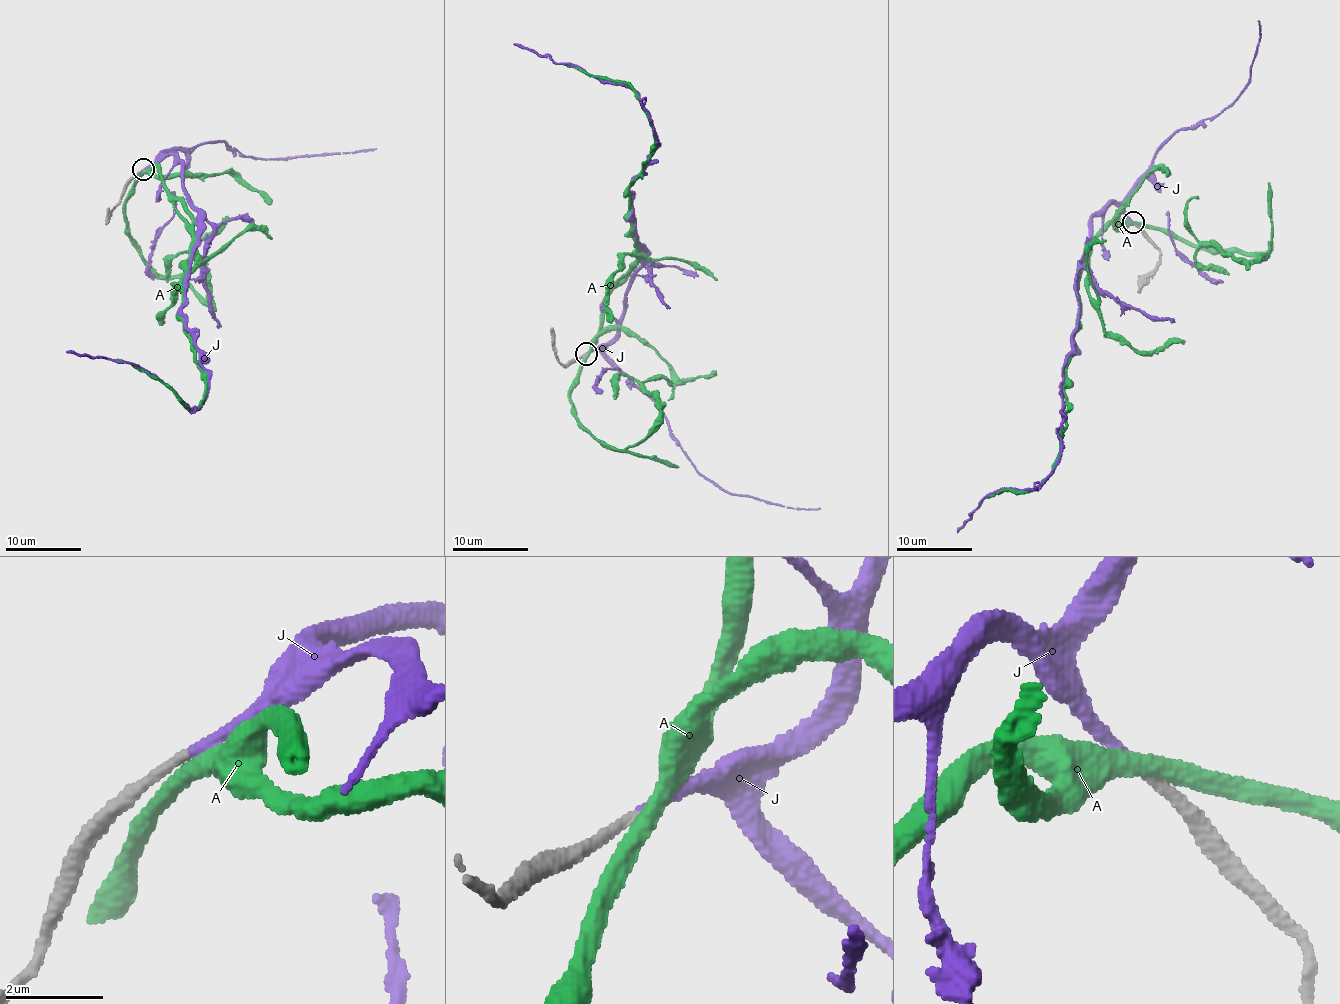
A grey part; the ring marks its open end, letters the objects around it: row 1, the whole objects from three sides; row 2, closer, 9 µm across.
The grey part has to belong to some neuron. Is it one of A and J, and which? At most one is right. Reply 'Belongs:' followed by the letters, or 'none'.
Belongs: J

